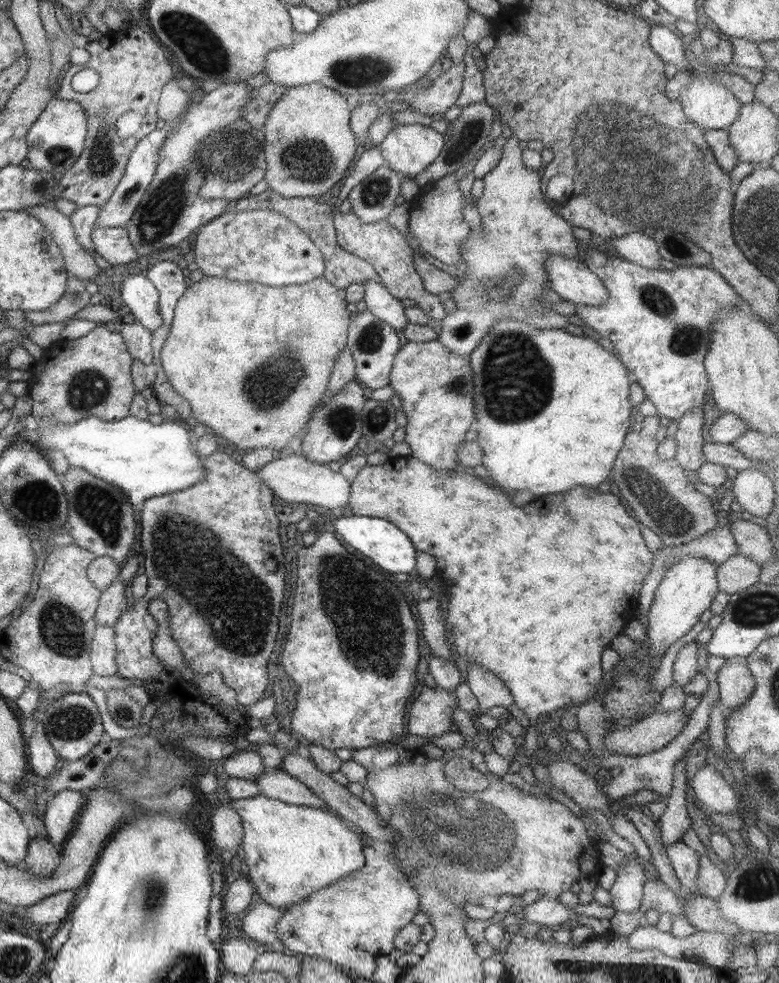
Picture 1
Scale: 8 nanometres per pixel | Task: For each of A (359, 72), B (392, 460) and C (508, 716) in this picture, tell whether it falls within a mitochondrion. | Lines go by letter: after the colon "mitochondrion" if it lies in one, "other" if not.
A: mitochondrion
B: other
C: other

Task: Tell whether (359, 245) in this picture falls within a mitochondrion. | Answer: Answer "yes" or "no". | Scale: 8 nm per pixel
no

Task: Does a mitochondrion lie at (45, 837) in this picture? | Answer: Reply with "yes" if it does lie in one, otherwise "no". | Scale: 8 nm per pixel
no

